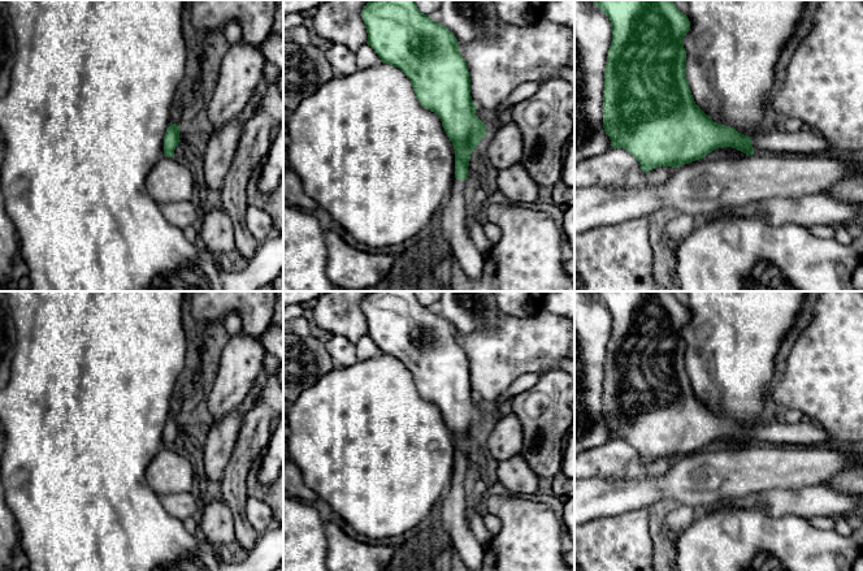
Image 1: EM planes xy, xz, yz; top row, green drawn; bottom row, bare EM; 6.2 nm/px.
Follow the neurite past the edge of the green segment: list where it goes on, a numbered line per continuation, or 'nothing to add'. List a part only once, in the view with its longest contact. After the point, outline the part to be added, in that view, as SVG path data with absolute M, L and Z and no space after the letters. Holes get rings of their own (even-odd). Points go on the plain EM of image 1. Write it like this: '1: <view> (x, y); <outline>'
1: yz (805, 433); M818 421L789 423L758 423L751 431L754 446L775 445L793 446L824 446L836 445L834 438Z

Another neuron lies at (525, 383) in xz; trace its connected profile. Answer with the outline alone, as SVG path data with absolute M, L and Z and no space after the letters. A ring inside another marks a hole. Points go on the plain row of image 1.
M529 373L526 376L519 377L509 386L509 389L507 392L507 397L511 398L513 395L517 395L520 393L524 393L524 392L532 389L538 382L538 380L541 378L542 375L543 373Z

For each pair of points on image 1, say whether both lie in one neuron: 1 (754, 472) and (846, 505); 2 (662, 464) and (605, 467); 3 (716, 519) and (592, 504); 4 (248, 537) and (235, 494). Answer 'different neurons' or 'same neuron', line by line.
1: different neurons
2: same neuron
3: different neurons
4: same neuron

